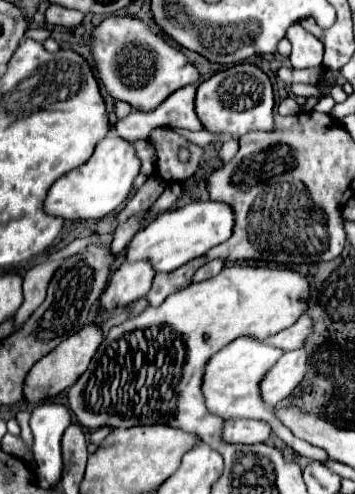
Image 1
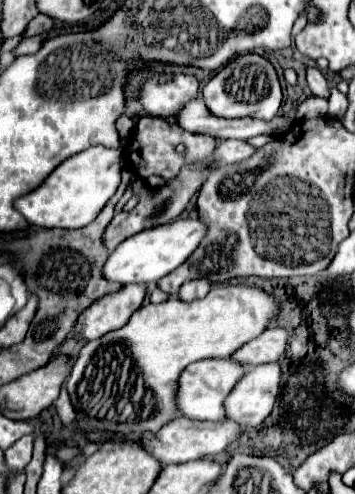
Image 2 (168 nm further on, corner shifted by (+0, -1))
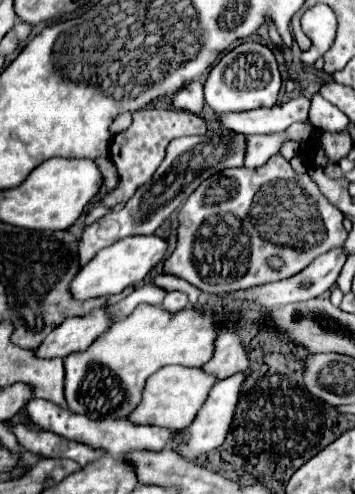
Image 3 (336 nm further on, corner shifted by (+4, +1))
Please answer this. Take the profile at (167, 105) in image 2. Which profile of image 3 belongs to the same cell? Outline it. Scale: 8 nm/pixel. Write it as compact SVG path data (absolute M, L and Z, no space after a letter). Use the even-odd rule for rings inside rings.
M190 82L180 92L176 92L174 98L172 98L172 108L176 108L176 110L188 110L188 112L198 114L204 108L202 84L200 82Z

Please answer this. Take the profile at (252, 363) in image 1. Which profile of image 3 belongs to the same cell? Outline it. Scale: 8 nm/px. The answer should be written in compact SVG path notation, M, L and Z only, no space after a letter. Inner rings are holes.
M164 366L154 376L148 378L142 402L130 414L130 422L166 426L172 430L188 428L188 424L192 424L192 418L196 418L196 412L200 412L200 408L204 406L204 400L208 398L208 392L212 390L214 382L216 378L204 372L202 368Z

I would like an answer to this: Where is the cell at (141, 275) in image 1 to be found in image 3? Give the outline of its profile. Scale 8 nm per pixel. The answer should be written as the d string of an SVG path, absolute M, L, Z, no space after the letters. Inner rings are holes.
M94 308L88 316L68 318L46 336L36 350L36 356L66 358L72 352L86 350L98 336L108 332L112 324L114 320L108 320L108 308Z

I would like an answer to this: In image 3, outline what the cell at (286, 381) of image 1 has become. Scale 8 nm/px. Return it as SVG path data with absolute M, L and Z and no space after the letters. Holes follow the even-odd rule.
M240 372L240 374L234 374L234 376L214 384L214 388L208 394L208 398L206 398L202 410L198 412L196 420L186 428L186 436L180 436L178 442L174 442L176 452L180 452L188 460L194 460L200 454L206 454L206 452L218 448L220 444L224 444L224 440L226 440L226 436L228 436L230 428L232 428L232 420L236 416L236 404L240 402L244 376L246 376L246 372Z

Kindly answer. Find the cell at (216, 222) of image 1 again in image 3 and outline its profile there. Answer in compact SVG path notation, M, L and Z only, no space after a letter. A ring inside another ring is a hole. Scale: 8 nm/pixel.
M128 236L128 240L118 240L116 244L100 250L72 280L70 292L78 300L88 300L96 296L110 296L122 292L126 286L140 284L156 264L160 264L168 254L168 240L160 236Z

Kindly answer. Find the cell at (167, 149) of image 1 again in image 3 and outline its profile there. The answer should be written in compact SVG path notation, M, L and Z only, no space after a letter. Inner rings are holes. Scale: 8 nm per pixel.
M142 108L132 114L132 124L128 130L114 136L110 146L110 158L120 174L118 186L104 196L102 204L108 208L126 202L142 184L146 184L156 168L162 164L166 146L170 140L178 136L200 136L206 132L206 124L200 116L186 112L186 110L168 110L168 108Z

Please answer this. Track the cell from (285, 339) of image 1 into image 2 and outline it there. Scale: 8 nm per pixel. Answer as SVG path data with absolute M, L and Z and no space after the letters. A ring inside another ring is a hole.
M268 328L258 338L240 346L230 358L246 366L258 366L264 362L276 362L288 344L288 332L282 328Z

